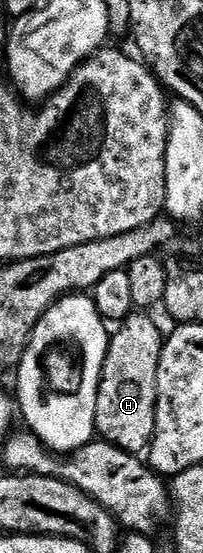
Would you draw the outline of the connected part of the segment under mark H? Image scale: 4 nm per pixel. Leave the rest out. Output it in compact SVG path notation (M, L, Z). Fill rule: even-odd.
M132 314L114 329L97 394L96 433L113 446L132 454L150 449L159 410L159 363L165 343L162 332L147 314Z

